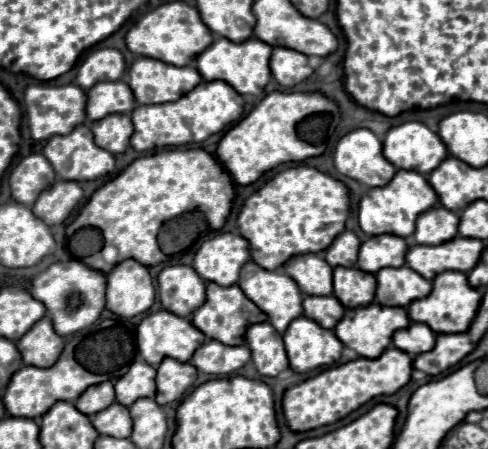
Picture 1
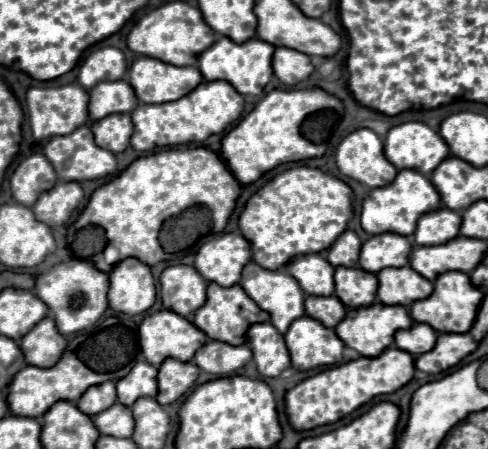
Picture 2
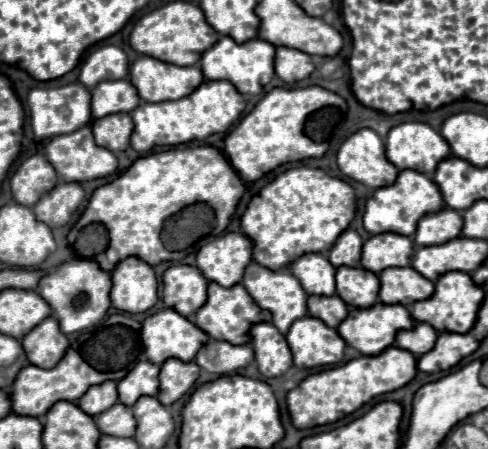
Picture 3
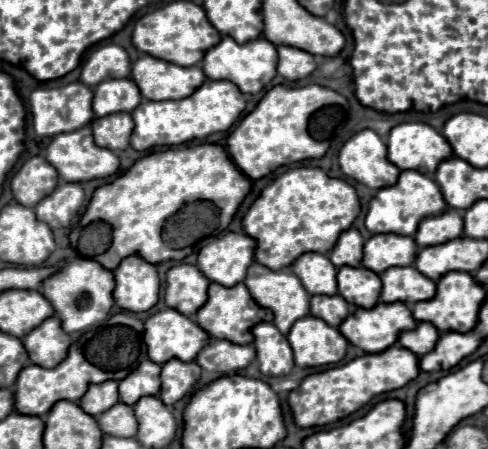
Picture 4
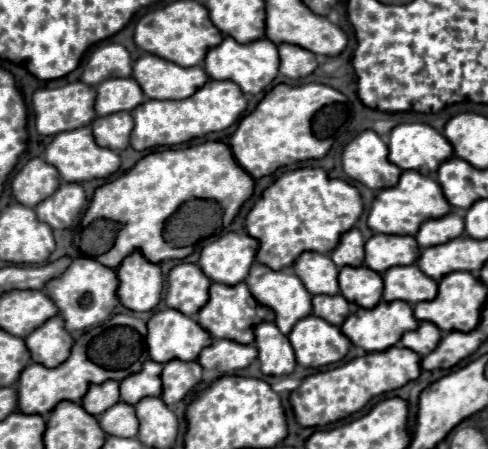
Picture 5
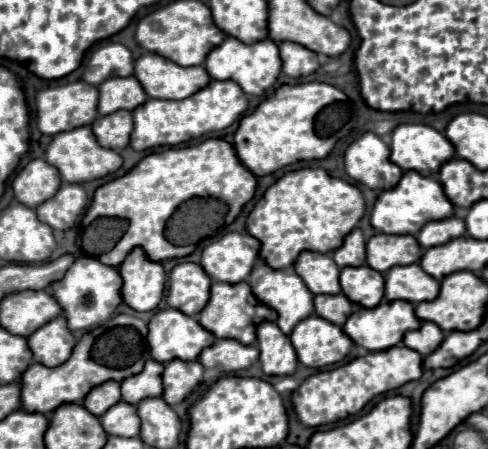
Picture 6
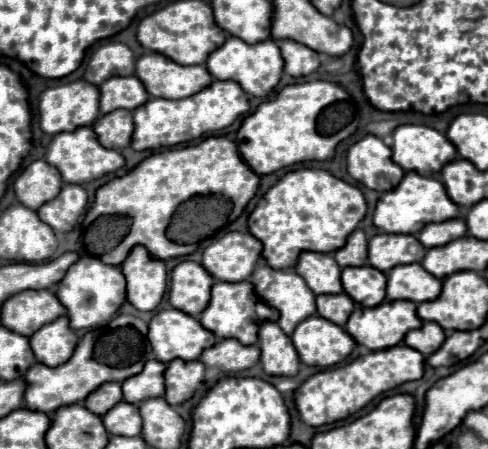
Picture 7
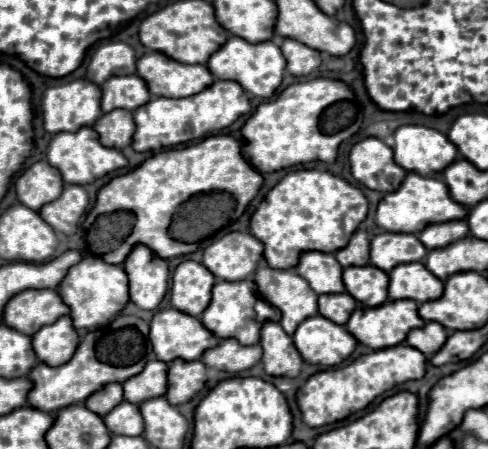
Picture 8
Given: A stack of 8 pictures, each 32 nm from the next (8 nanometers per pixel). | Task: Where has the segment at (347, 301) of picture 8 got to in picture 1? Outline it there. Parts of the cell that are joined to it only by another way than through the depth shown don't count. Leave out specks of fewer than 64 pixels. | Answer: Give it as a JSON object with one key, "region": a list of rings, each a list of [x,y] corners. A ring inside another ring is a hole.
{"region":[[[306,296],[304,316],[316,320],[324,328],[334,328],[344,316],[344,306],[336,296]]]}

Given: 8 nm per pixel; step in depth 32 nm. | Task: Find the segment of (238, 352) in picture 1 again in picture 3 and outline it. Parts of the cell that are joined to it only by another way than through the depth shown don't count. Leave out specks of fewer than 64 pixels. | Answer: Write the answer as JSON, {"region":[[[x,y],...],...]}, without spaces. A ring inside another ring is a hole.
{"region":[[[214,340],[208,346],[204,346],[198,356],[196,364],[208,372],[216,374],[232,374],[244,366],[248,366],[254,358],[254,350],[250,344],[244,346],[234,346],[230,342]]]}

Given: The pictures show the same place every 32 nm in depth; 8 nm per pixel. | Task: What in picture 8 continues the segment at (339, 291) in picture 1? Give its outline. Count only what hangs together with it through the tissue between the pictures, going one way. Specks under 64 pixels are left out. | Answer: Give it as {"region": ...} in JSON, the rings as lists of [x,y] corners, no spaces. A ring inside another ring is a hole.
{"region":[[[372,264],[346,268],[344,284],[348,294],[368,308],[380,306],[388,298],[388,274]]]}

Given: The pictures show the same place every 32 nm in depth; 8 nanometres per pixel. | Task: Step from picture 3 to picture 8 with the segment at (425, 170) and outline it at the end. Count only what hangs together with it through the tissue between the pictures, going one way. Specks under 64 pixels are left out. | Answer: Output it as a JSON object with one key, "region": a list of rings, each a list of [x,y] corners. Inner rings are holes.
{"region":[[[400,126],[394,132],[394,160],[406,172],[416,172],[428,178],[442,178],[446,166],[450,166],[458,148],[438,130],[428,126]]]}

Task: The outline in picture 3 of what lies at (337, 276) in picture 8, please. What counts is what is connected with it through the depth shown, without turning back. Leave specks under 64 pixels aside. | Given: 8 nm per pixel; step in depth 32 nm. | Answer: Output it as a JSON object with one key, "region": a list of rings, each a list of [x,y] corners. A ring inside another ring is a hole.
{"region":[[[304,254],[292,266],[290,272],[300,280],[308,294],[332,296],[336,292],[336,268],[322,254]]]}

